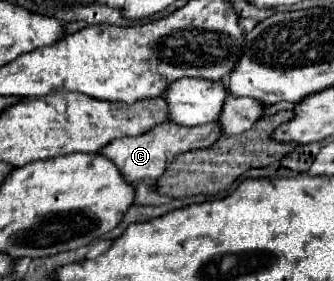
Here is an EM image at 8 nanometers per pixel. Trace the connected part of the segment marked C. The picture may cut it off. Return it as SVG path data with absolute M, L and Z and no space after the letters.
M161 122L149 132L141 136L123 136L111 140L105 148L101 148L97 154L109 158L125 178L125 182L135 184L139 180L155 180L163 170L165 170L165 158L167 154L181 154L197 148L209 148L209 144L215 144L221 136L221 130L213 124L201 124L201 126L179 126L179 124L169 124Z

